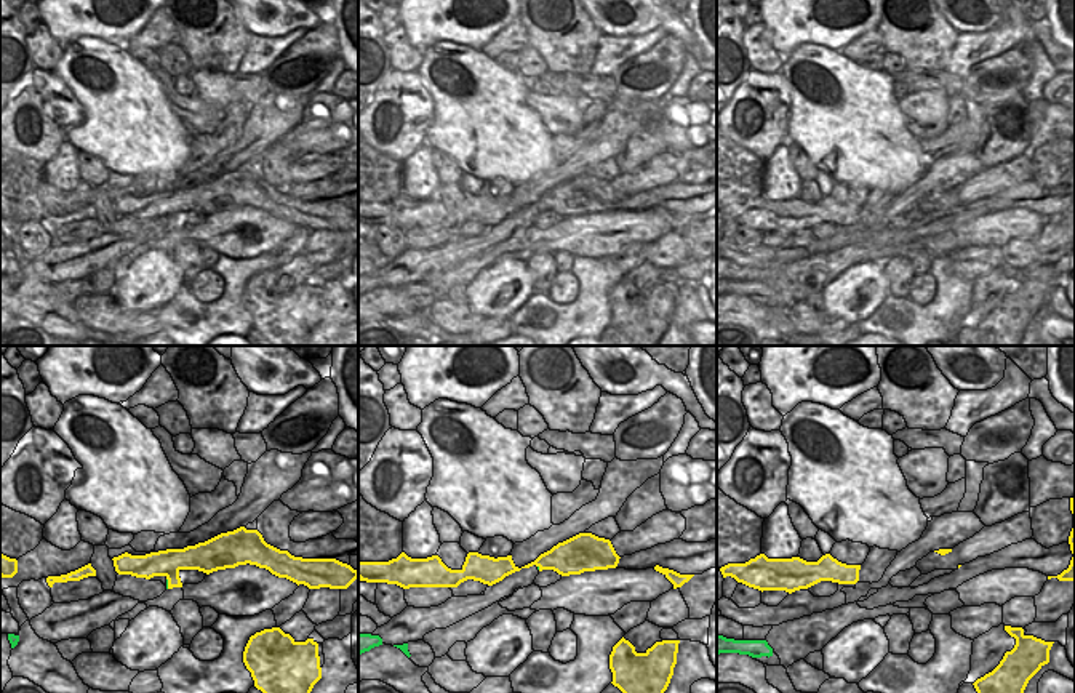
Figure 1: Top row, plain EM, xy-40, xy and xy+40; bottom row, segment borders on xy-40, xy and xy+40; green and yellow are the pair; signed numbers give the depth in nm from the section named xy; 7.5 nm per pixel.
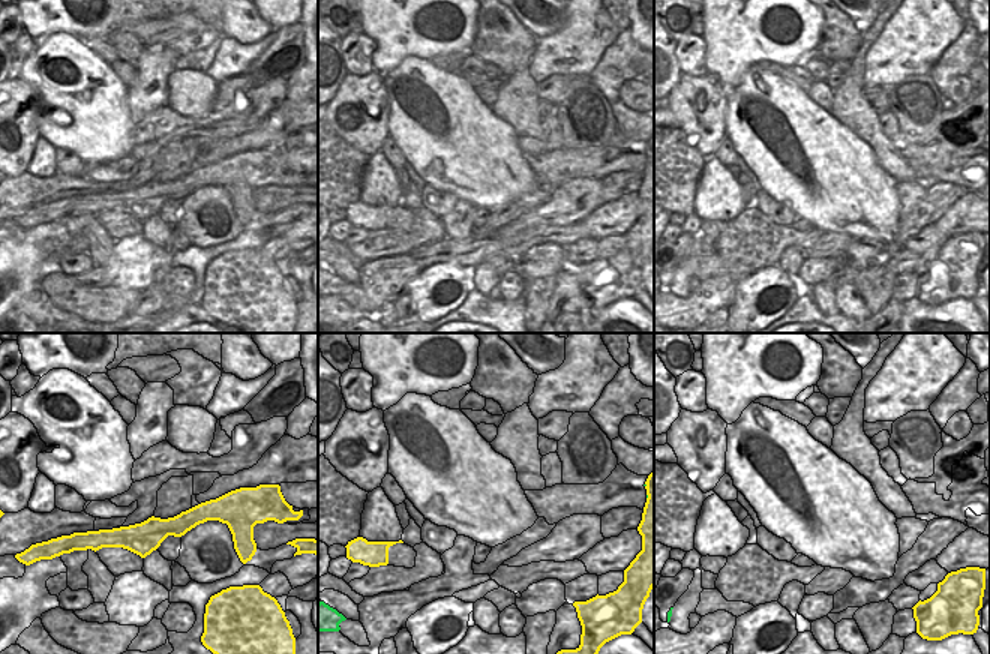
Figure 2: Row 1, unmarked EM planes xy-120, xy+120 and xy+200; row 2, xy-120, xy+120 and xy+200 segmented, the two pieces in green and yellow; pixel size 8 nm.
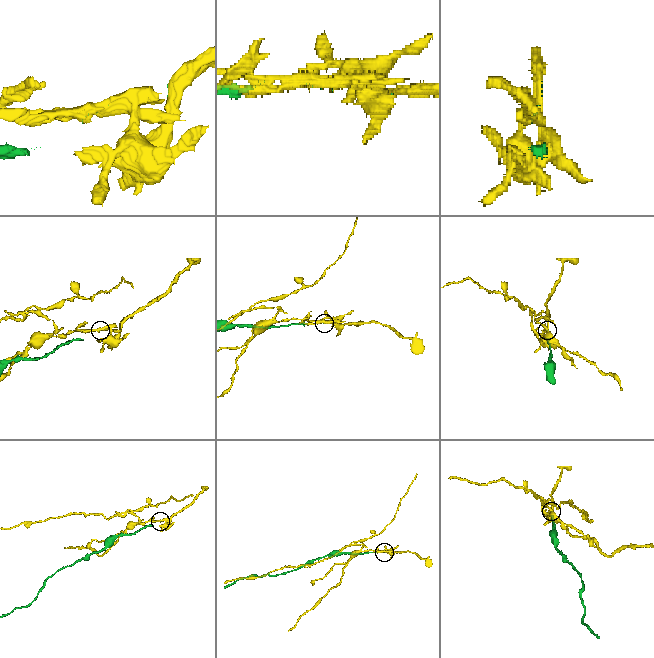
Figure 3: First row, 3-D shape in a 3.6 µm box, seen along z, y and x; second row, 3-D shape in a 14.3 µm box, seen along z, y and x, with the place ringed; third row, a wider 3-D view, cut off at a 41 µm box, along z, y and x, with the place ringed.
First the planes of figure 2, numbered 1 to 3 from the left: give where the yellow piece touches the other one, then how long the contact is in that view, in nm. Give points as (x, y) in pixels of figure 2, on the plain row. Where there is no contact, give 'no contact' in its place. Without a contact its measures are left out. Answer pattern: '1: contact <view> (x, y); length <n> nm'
1: no contact
2: no contact
3: no contact

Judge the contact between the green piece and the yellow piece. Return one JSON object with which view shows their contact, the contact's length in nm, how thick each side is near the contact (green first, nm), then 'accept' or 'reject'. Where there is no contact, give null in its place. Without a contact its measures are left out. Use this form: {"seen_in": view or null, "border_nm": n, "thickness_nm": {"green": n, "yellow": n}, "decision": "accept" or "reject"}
{"seen_in": "xy-40", "border_nm": 80, "thickness_nm": {"green": 20, "yellow": 200}, "decision": "reject"}

